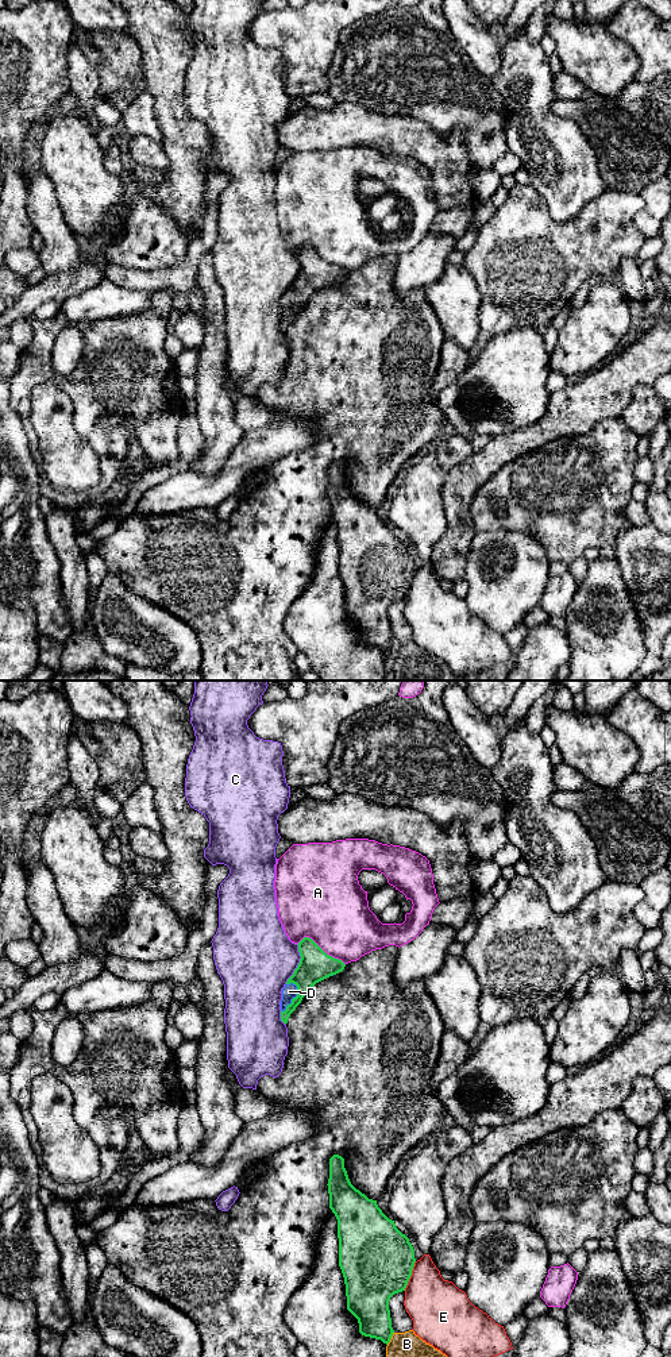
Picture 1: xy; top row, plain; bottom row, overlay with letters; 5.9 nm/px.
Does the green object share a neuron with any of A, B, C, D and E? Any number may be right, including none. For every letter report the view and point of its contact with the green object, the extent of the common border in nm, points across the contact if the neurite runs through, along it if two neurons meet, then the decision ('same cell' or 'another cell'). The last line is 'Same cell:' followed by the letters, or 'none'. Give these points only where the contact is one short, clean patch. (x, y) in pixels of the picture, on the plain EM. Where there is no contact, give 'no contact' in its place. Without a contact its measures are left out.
A: xy (320, 257) | 320 nm | another cell
B: xy (390, 647) | 90 nm | another cell
C: xy (299, 273) | 260 nm | another cell
D: xy (293, 307) | 200 nm | across xy (315, 274), (296, 296), (293, 307), (289, 300) | same cell
E: xy (411, 583) | 190 nm | another cell
Same cell: D

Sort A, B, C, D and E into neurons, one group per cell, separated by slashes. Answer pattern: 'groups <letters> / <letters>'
groups A / B / C / D / E

